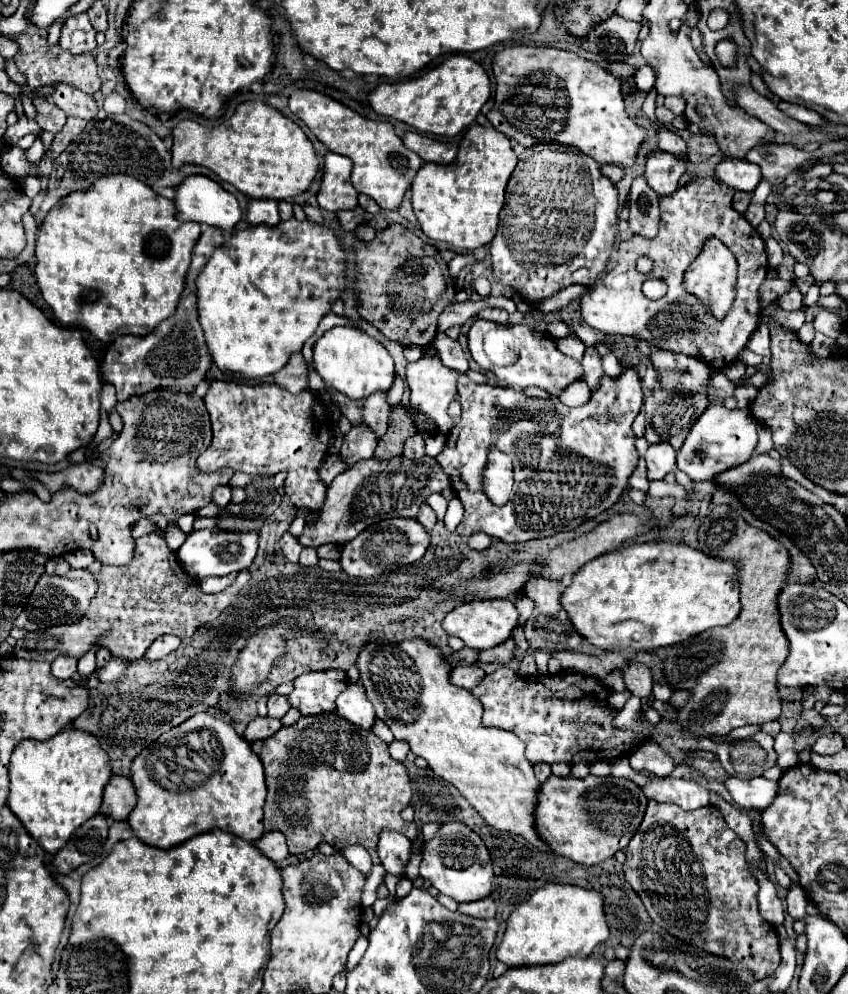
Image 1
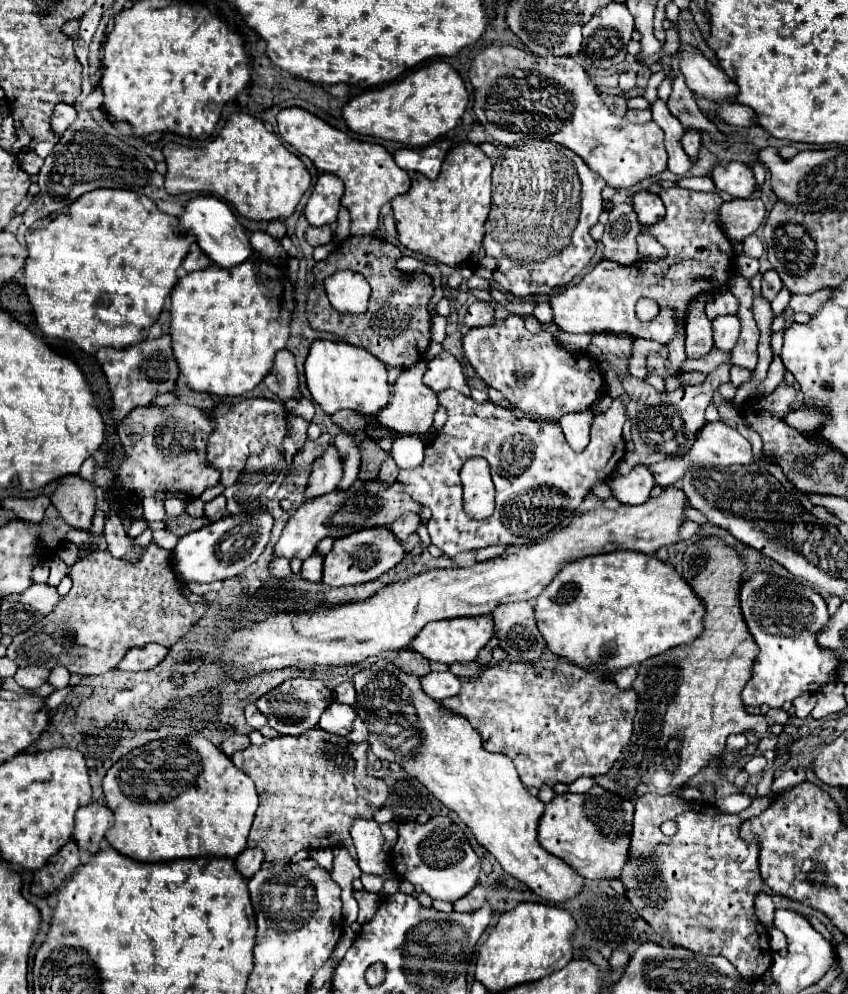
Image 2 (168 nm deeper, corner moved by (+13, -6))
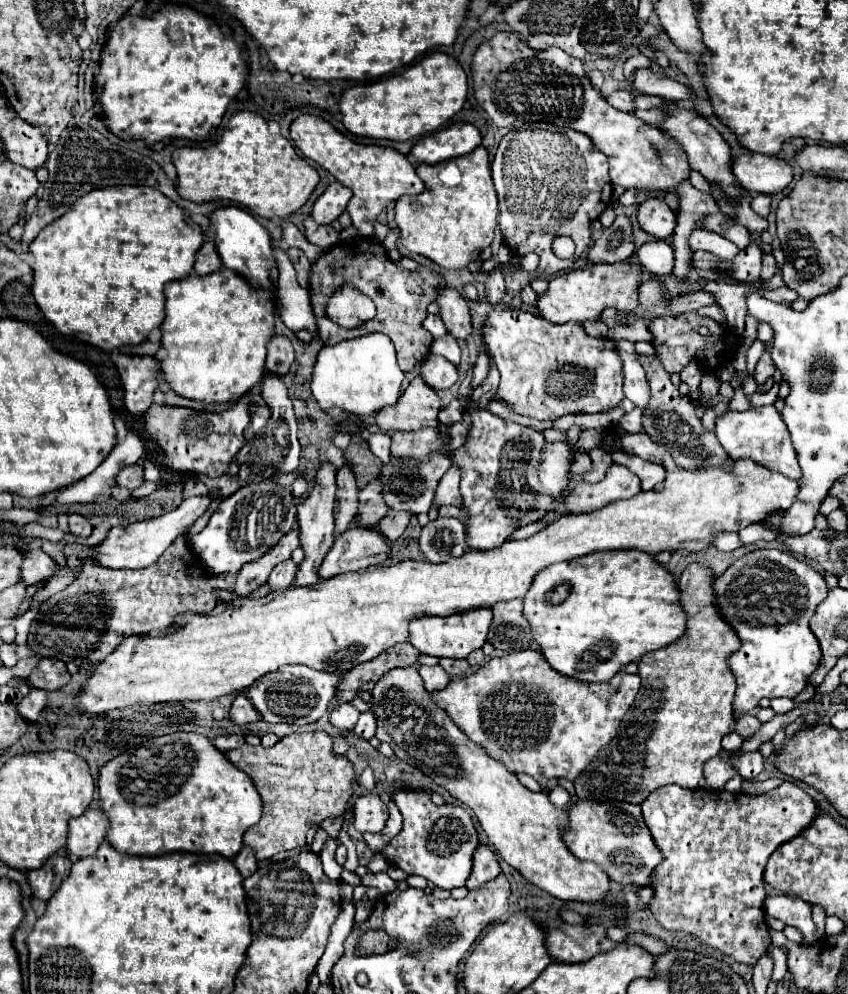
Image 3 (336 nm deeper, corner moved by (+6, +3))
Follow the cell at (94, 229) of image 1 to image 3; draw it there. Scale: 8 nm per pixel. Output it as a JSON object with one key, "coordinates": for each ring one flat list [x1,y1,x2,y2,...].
{"coordinates":[[113,186,113,188,93,190,93,192,85,194,81,200,77,200,75,204,71,204,69,212,65,212,57,220,53,220,53,224,43,228,37,234,37,238,31,242,29,250,33,254,33,272,35,272,33,296,35,296,35,302,41,308,41,312,45,314,45,318,61,334,75,334,83,342,89,342,89,344,93,344,101,350,113,350,113,348,119,348,123,344,141,344,147,338,147,334,153,328,161,326,161,322,163,322,163,316,165,316,165,284,171,282,171,280,185,278,191,272,195,252,201,248,203,242,205,242,205,234,203,234,201,226,197,222,193,222,177,204,173,204,167,196,163,196,155,188,149,188,149,186]]}

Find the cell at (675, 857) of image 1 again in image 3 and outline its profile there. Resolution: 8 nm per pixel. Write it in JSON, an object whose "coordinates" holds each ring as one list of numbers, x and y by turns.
{"coordinates":[[783,782,781,786,769,790,767,794,761,794,761,796,747,796,743,792,727,792,727,790,707,790,707,788,697,788,697,790,685,790,681,786,665,786,665,788,659,788,655,792,651,792,647,796,647,800,641,804,643,808,643,818,645,818,645,824,647,828,651,830,651,836,657,844,657,848,661,850,663,854,663,862,653,870,653,882,651,882,651,888,653,888,653,900,649,904,649,910,651,914,655,916,655,920,667,928,667,930,681,930,681,932,687,932,687,934,693,934,697,936,703,944,709,944,717,950,721,950,725,956,737,960,737,962,743,962,747,966,755,966,757,960,767,954,767,948,771,944,771,938,769,938,769,926,765,924,765,912,763,912,763,902,767,898,767,892,765,892,765,880,763,880,763,872,765,872,765,864,769,860,769,856,775,852,775,848,791,838,795,838,801,830,805,830,805,826,809,826,809,822,813,820,815,816,815,802,809,794,805,794,799,786,795,786,793,782]]}

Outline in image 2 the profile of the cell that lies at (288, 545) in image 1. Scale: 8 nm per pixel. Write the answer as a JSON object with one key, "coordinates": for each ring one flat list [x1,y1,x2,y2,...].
{"coordinates":[[276,557,272,559,270,563,270,575,274,579,288,579,290,577,290,565,288,565,288,559,282,559,282,557]]}

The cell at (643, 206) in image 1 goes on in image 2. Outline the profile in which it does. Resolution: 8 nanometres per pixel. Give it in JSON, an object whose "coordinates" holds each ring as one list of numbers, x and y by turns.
{"coordinates":[[618,205,610,211,610,221,606,223,602,243,604,255,602,259,614,261,618,265,634,265,638,257,636,235,640,233,640,225,636,213,630,205]]}

